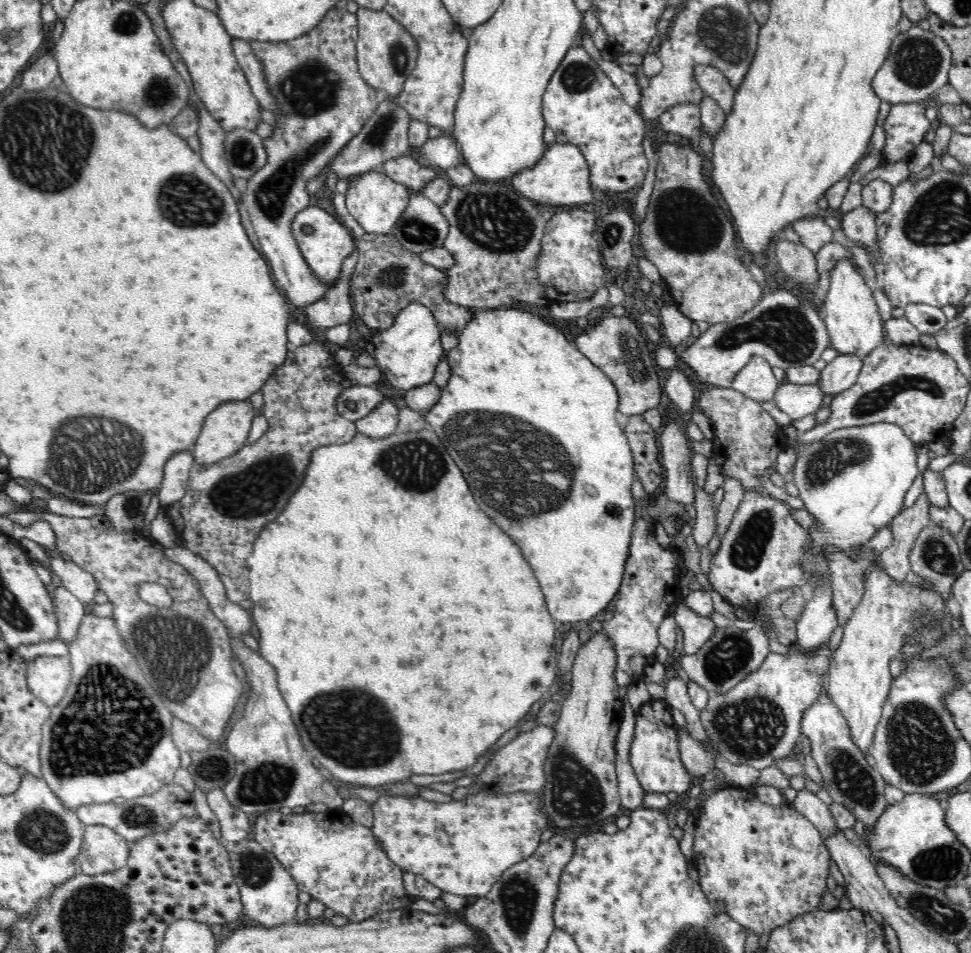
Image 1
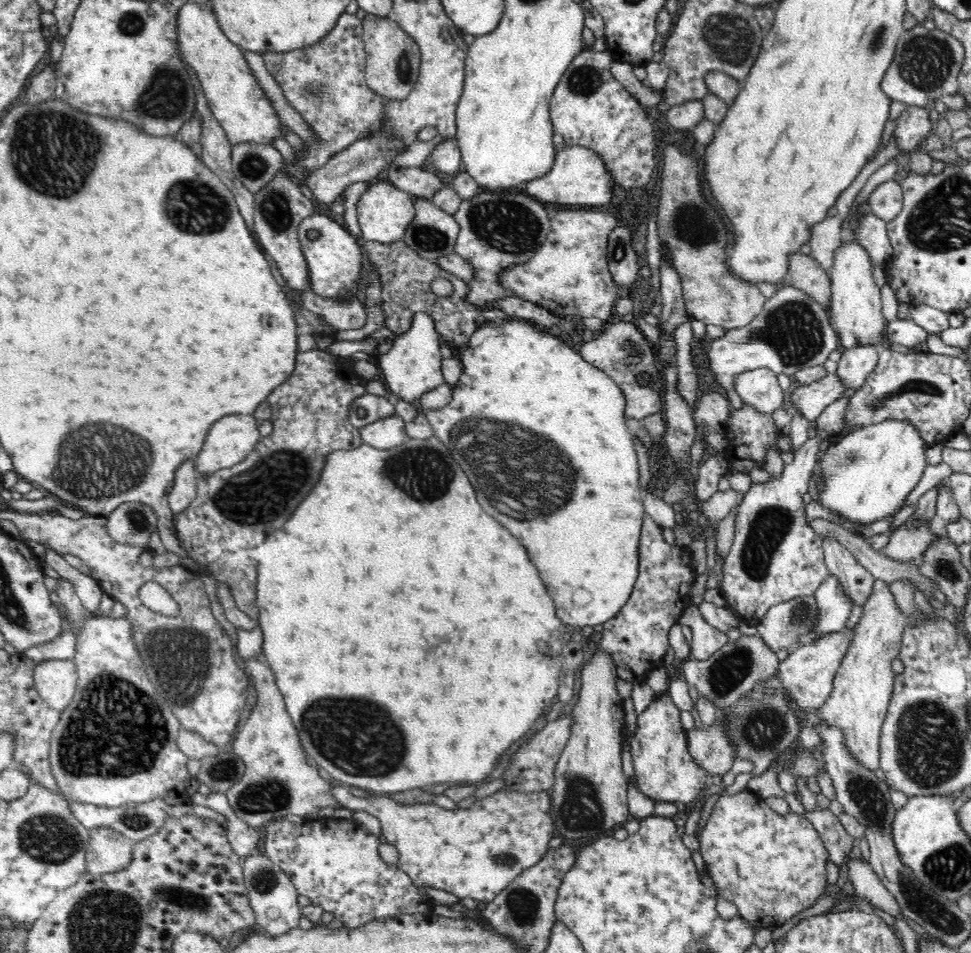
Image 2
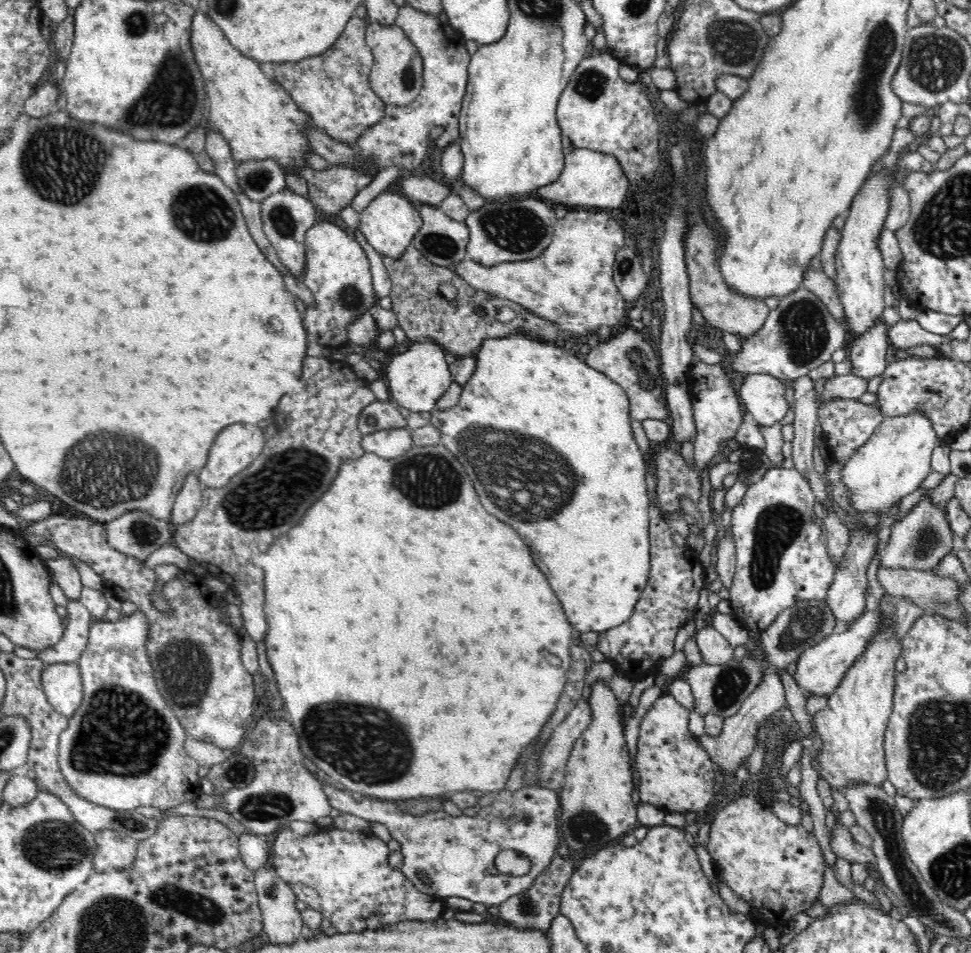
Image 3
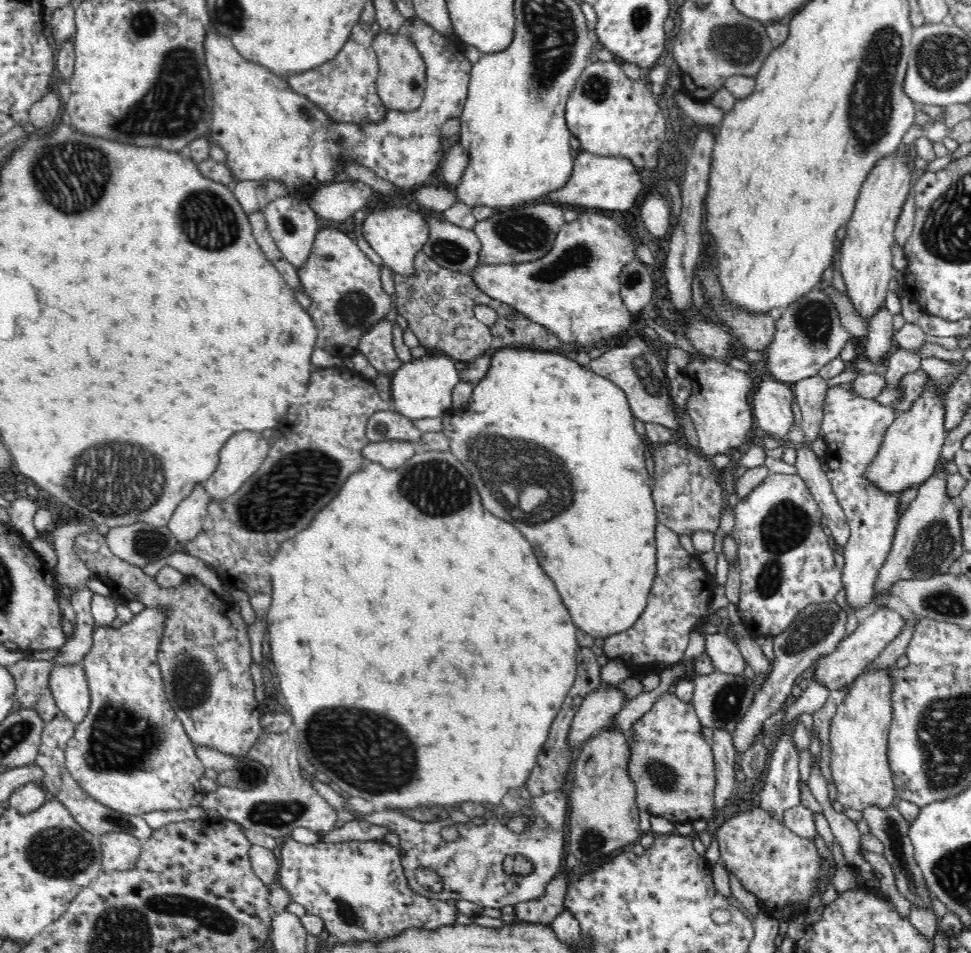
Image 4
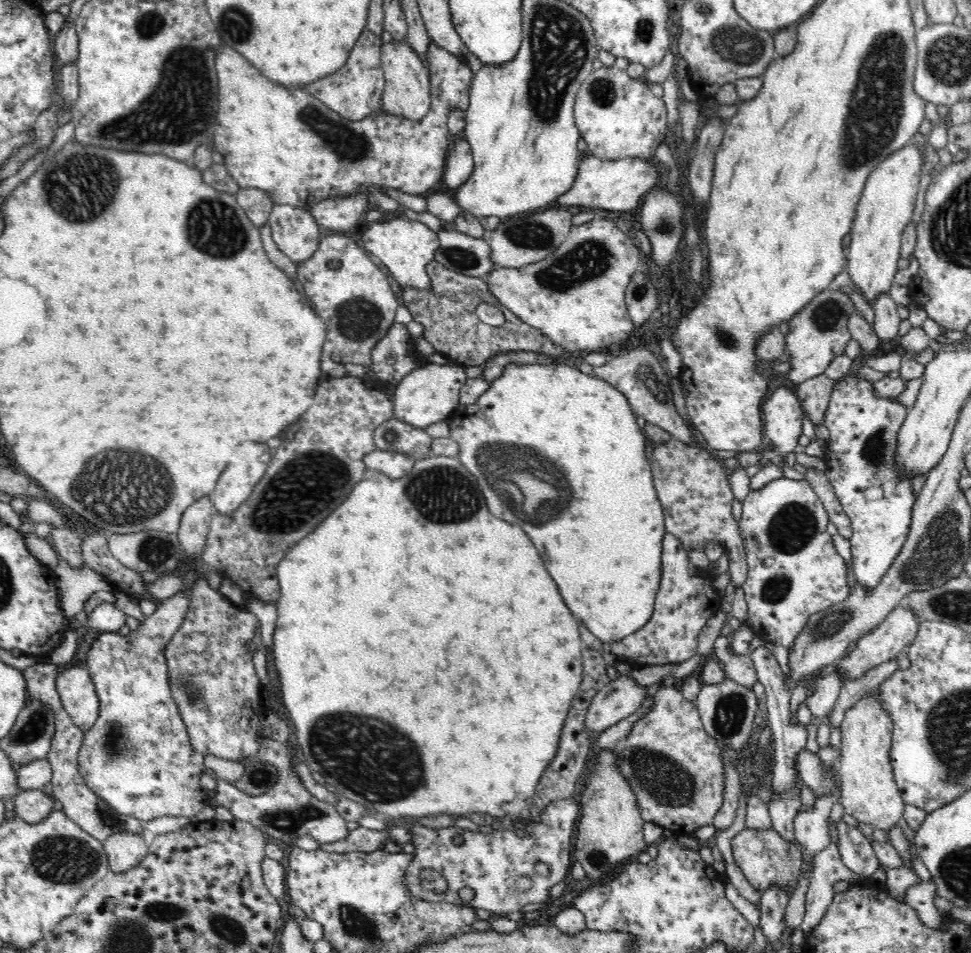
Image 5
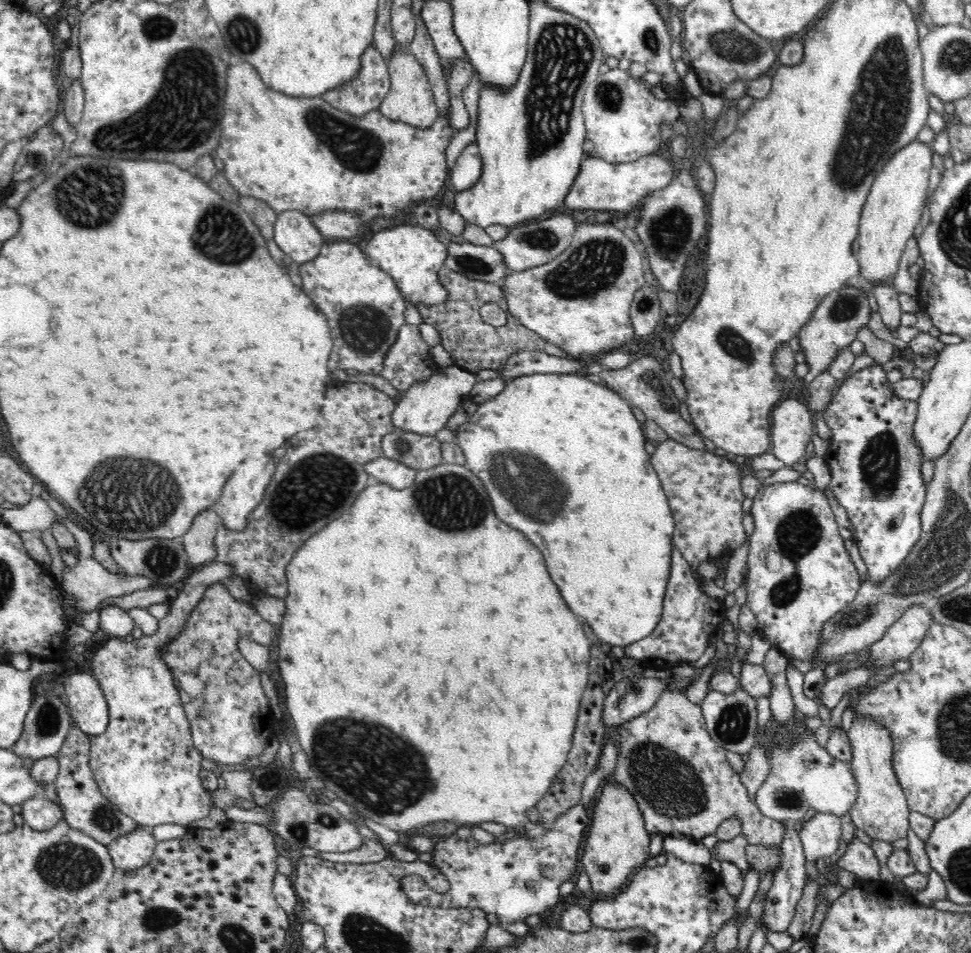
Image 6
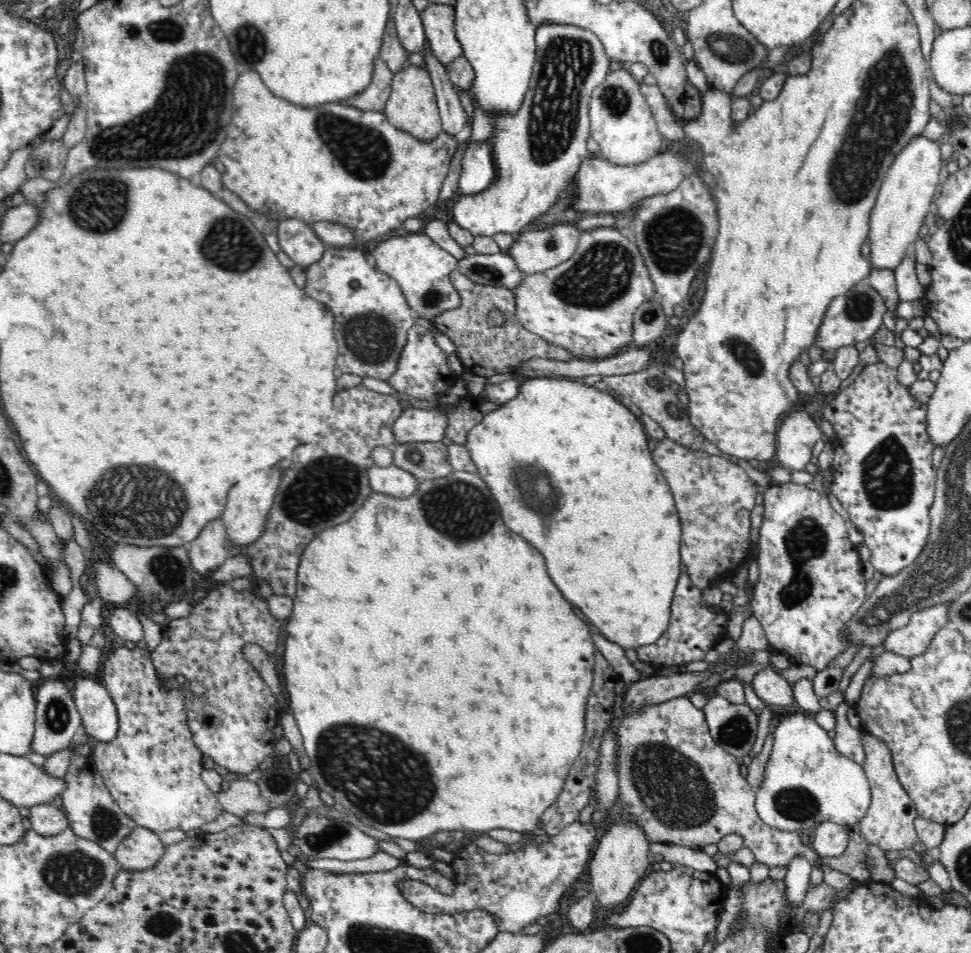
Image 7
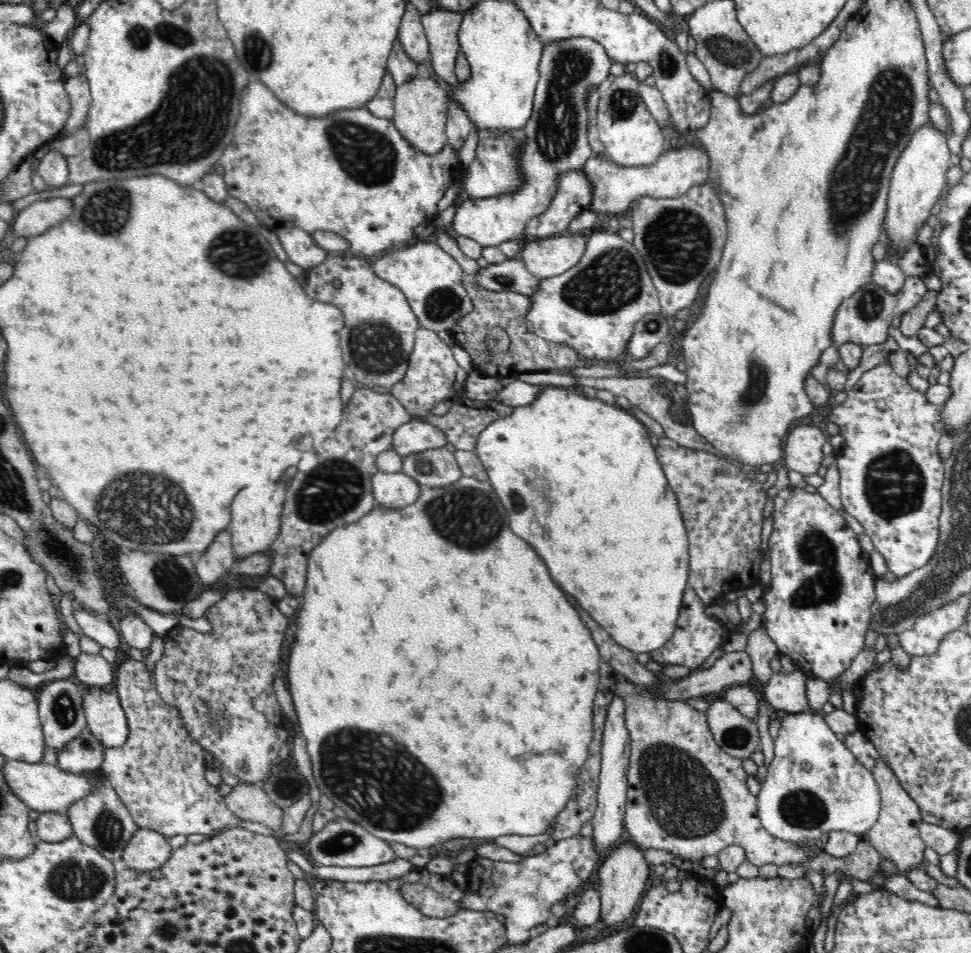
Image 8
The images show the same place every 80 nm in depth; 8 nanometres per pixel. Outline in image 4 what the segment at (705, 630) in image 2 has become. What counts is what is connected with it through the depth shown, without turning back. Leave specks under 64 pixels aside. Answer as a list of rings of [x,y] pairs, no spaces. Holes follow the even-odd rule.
[[[724,632],[711,633],[705,636],[705,653],[712,659],[716,671],[730,676],[744,676],[746,661],[740,649]]]

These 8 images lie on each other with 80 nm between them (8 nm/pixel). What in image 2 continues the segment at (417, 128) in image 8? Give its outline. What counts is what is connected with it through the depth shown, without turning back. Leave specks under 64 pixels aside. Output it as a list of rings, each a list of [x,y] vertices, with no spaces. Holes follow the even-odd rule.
[[[369,12],[362,20],[362,41],[367,53],[364,78],[368,86],[389,100],[406,100],[408,94],[414,90],[421,61],[421,53],[416,41],[389,17],[380,18]]]

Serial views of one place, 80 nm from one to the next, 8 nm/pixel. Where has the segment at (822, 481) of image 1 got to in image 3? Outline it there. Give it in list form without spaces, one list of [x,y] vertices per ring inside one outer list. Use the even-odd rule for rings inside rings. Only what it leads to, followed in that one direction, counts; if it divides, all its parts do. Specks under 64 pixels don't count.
[[[912,412],[901,417],[886,417],[868,442],[862,444],[855,454],[847,459],[845,468],[840,473],[844,487],[848,487],[850,505],[858,513],[888,513],[901,498],[920,488],[921,482],[932,472],[931,459],[934,448],[943,443],[944,441],[936,435],[929,416],[924,412]]]

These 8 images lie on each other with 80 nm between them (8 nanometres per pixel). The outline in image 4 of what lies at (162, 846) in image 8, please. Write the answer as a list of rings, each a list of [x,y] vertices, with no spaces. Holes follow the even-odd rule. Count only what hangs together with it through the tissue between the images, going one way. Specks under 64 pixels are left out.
[[[110,832],[99,839],[104,872],[128,870],[136,864],[142,850],[138,837],[130,833]]]

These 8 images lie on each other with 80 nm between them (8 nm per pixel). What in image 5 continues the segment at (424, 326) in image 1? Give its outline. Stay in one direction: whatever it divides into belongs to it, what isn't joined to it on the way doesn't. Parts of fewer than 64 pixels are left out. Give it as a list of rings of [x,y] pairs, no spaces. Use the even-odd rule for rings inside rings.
[[[449,360],[447,364],[422,363],[420,368],[406,374],[394,392],[393,416],[398,421],[410,424],[416,429],[426,429],[437,422],[447,422],[460,410],[460,390],[466,384],[463,366]]]

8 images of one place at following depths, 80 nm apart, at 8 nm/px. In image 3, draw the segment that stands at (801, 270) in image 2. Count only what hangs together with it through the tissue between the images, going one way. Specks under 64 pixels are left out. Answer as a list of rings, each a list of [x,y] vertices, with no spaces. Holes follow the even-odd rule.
[[[812,266],[808,270],[804,270],[802,287],[820,298],[832,316],[840,323],[844,323],[846,315],[844,315],[844,307],[837,294],[836,283],[824,271],[813,269]]]

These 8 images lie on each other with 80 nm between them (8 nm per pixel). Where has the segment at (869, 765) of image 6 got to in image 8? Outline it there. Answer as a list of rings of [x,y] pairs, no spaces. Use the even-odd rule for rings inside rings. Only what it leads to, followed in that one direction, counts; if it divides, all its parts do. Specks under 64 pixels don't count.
[[[881,756],[871,771],[878,783],[882,804],[880,804],[880,816],[876,824],[866,832],[865,837],[882,857],[894,862],[900,874],[906,877],[906,872],[910,871],[910,868],[924,869],[922,860],[924,860],[926,846],[918,830],[918,824],[923,821],[923,818],[915,800],[904,790],[897,776]]]

